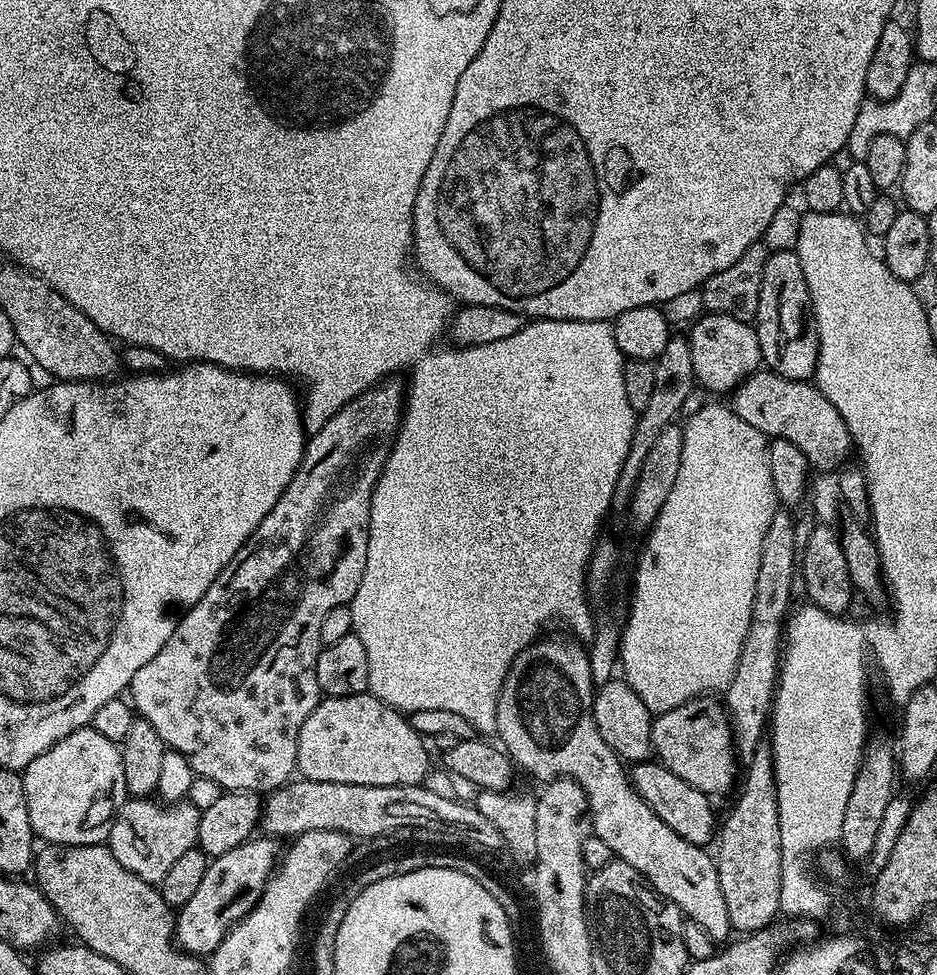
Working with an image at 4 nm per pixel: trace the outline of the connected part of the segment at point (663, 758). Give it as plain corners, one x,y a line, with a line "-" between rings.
705,694
686,702
682,706
674,706
674,710
659,713
652,721
652,751
655,759
665,768
678,774
682,782
690,782
700,792
707,792
709,797
717,798
732,788
736,780
736,760
738,753
732,743
732,725
728,722
728,710
719,699

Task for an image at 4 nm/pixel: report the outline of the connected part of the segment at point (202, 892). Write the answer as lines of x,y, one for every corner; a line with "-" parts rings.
253,838
209,863
206,878
202,878
194,898
179,909
176,918
175,941
185,952
201,958
211,957
232,928
260,901
268,879
276,871
276,844
272,838

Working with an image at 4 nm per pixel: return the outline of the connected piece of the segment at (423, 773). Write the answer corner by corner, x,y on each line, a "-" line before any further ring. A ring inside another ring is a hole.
363,692
353,696
329,696
321,699
316,709
302,722
302,730
298,734
298,754
296,755
296,767
299,775
305,780
314,782
346,782
347,784
365,784
366,786
398,786
399,784
424,784
430,771
428,765
428,748
425,737
419,736
412,728
411,719
405,713
391,708
386,702
382,702
376,696

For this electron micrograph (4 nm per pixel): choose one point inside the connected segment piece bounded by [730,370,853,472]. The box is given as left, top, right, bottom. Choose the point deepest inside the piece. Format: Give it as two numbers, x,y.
796,410

